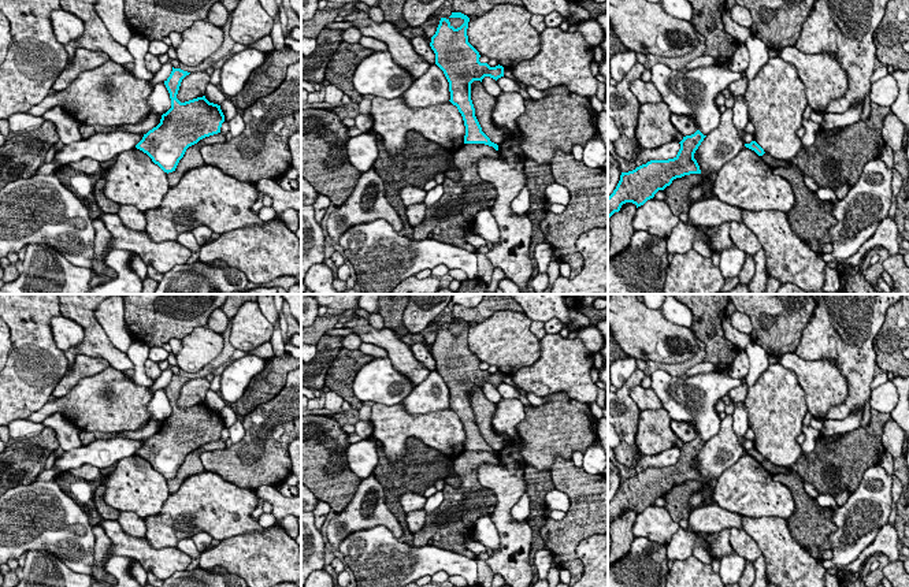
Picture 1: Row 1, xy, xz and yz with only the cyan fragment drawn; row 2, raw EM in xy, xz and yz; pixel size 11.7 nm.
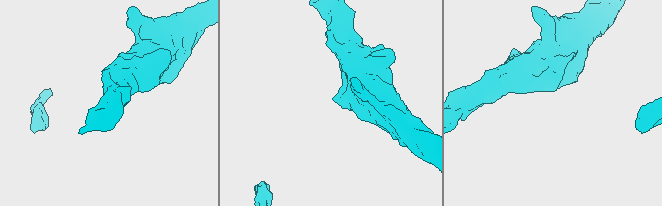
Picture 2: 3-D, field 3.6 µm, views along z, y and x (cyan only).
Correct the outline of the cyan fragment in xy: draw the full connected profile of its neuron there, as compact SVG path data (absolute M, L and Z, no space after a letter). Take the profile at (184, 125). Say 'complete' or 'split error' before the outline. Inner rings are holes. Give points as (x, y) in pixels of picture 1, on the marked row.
complete; M172 67L170 77L164 81L171 108L162 115L160 123L144 134L136 145L167 174L175 171L189 146L220 133L225 122L220 105L209 103L205 96L185 103L177 99L181 82L189 74Z

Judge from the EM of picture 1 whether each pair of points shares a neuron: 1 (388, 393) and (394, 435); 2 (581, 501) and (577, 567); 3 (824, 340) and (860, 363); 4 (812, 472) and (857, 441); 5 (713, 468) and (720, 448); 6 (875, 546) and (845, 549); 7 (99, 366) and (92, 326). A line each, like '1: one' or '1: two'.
1: two
2: one
3: one
4: one
5: one
6: two
7: two

